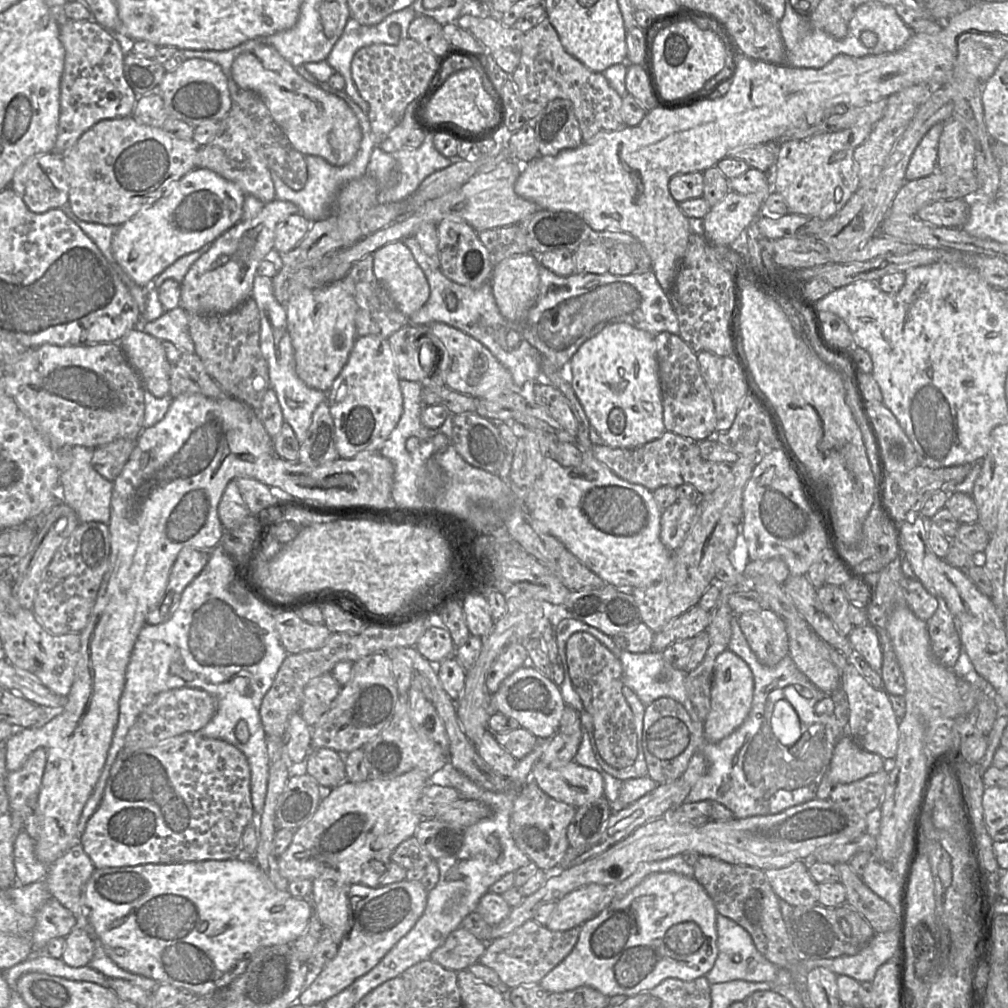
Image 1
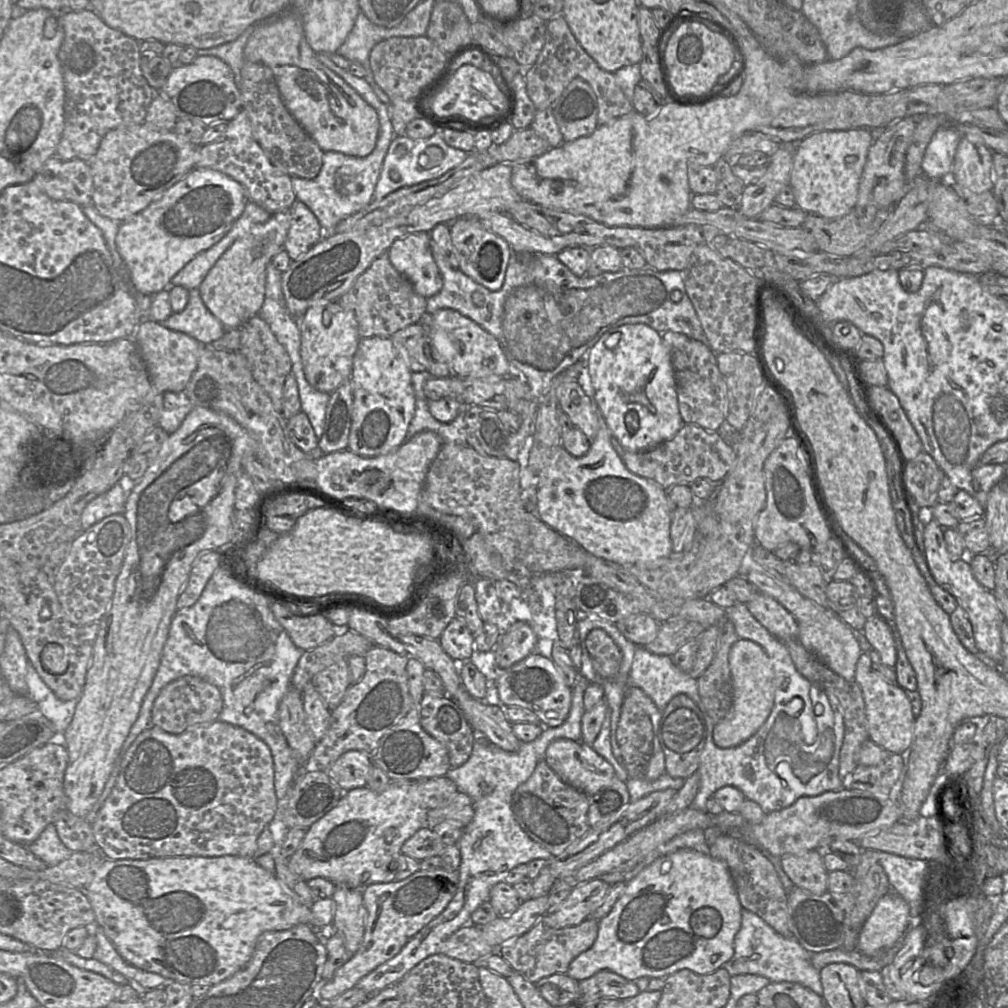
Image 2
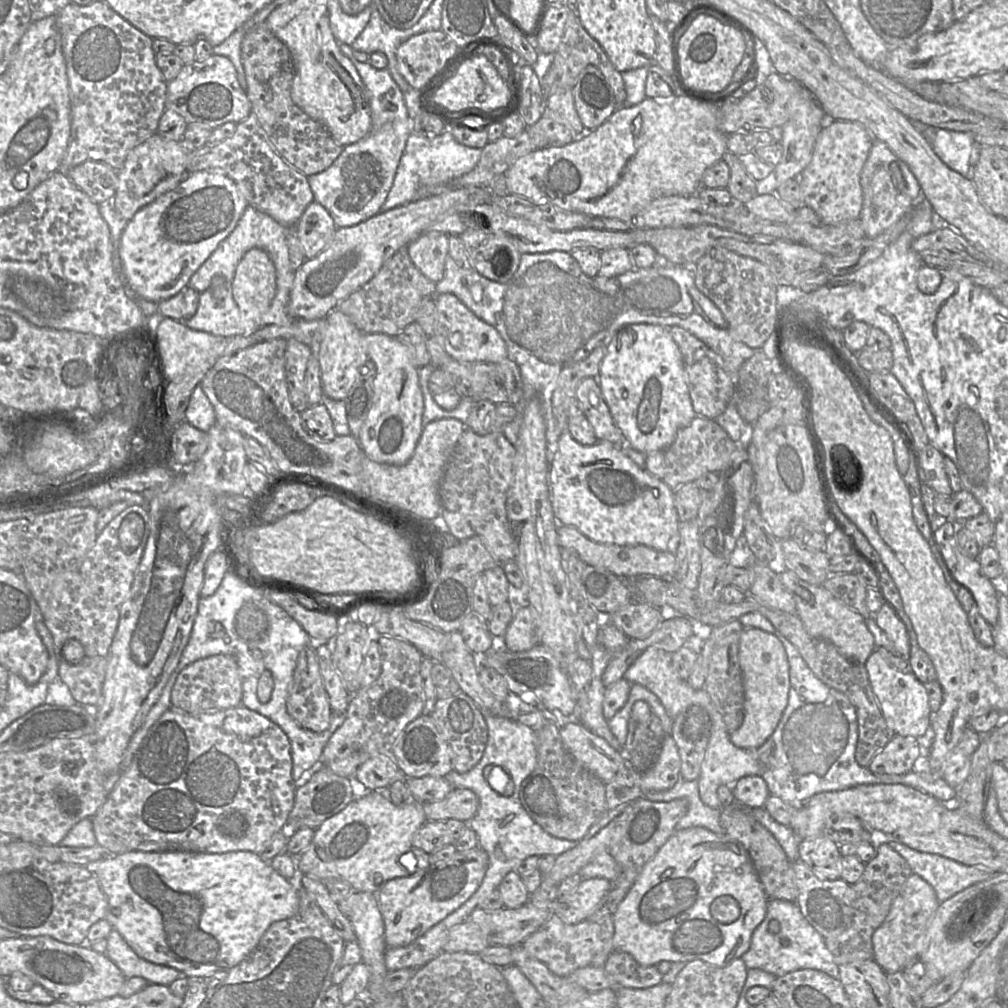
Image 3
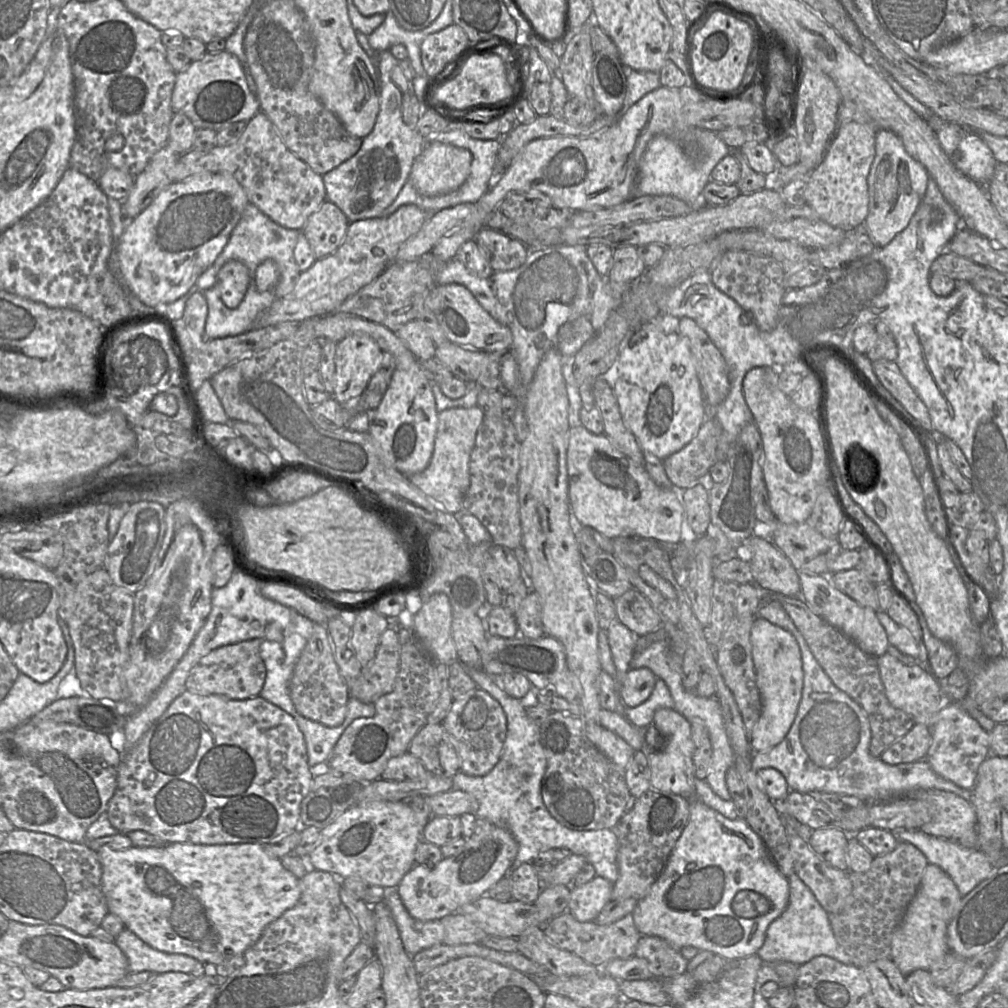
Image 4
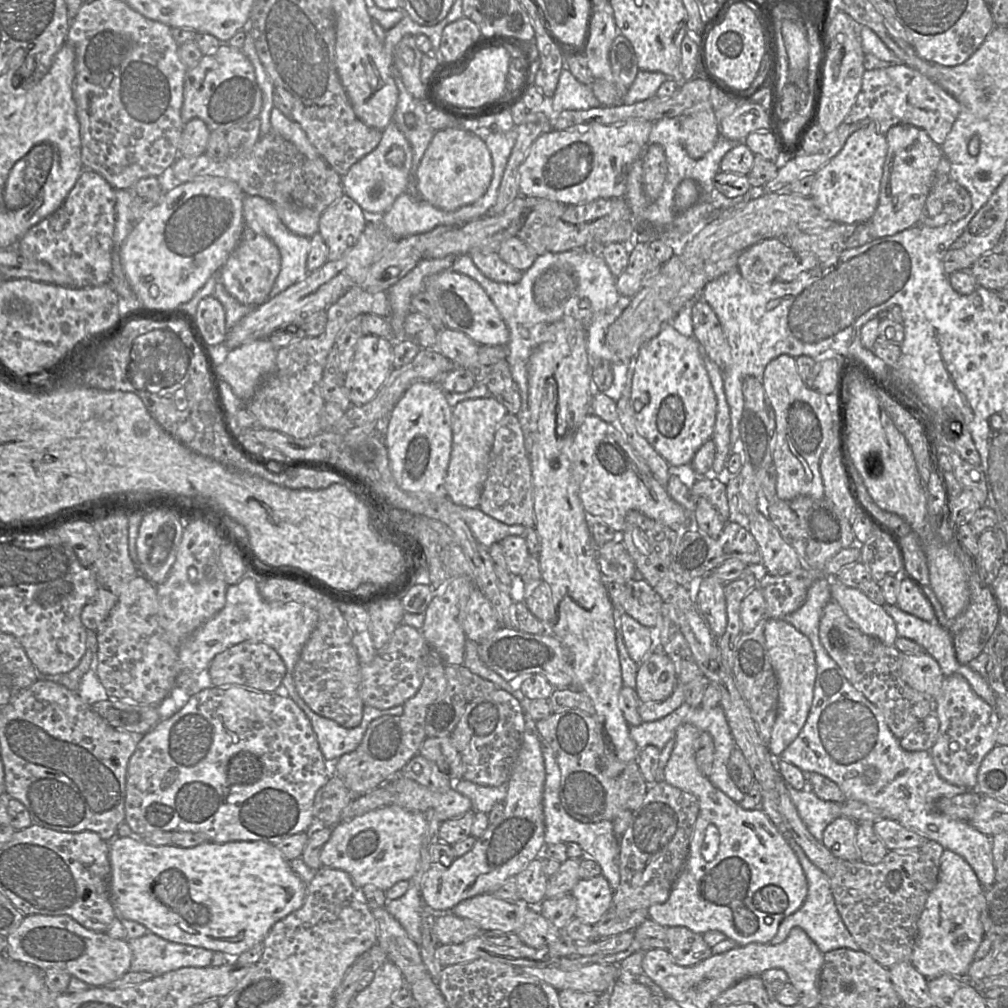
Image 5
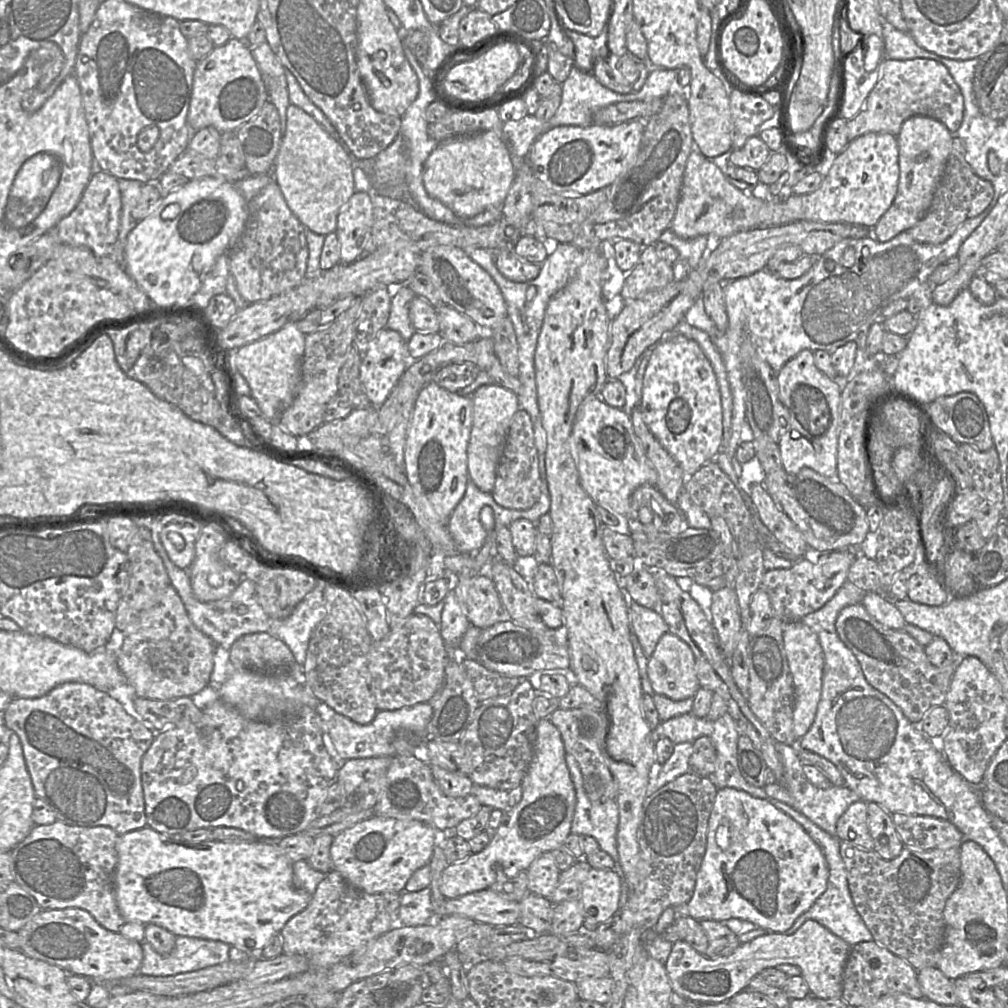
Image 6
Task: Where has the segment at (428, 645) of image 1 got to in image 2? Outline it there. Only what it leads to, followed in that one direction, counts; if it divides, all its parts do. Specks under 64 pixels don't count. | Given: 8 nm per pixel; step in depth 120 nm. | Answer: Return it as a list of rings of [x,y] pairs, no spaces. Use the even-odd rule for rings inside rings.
[[[455,617],[438,639],[443,650],[456,662],[470,660],[475,638],[462,618]]]

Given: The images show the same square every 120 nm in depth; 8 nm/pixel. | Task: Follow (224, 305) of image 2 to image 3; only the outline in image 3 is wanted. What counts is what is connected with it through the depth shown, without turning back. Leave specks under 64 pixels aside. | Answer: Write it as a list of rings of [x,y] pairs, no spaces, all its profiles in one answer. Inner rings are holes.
[[[260,248],[247,251],[237,265],[231,282],[231,295],[242,312],[265,314],[276,290],[276,270],[267,252]]]

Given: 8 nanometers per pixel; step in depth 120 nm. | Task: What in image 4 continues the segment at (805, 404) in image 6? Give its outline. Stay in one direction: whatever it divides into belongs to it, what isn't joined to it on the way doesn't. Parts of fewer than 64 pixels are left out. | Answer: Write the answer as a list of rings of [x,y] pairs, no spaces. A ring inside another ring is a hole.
[[[773,366],[754,367],[743,380],[745,402],[757,425],[763,443],[763,479],[766,484],[769,504],[777,521],[788,524],[802,523],[812,514],[816,499],[823,487],[828,486],[828,471],[825,431],[820,419],[820,410],[811,413],[799,408],[778,386],[780,370]]]

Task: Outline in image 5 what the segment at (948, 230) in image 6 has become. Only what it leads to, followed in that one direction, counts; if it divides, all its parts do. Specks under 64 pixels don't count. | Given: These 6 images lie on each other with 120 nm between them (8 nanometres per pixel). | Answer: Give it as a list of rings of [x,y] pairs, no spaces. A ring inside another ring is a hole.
[[[943,157],[927,197],[921,225],[937,228],[966,217],[972,208],[969,192],[950,176],[949,161]]]

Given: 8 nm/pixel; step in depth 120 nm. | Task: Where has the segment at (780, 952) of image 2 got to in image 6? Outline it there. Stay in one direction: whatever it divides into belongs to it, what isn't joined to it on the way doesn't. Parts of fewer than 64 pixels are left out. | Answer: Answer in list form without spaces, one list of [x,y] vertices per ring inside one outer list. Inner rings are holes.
[[[768,784],[765,787],[765,791],[771,798],[779,801],[775,802],[776,807],[794,818],[820,846],[829,867],[829,878],[825,892],[815,901],[809,910],[796,919],[794,924],[785,933],[790,935],[794,933],[800,926],[802,926],[807,920],[814,920],[827,928],[836,936],[843,939],[850,946],[855,946],[859,943],[873,940],[871,932],[856,910],[849,890],[847,872],[840,854],[841,841],[836,836],[832,836],[829,833],[823,831],[807,817],[805,817],[792,803],[792,798],[787,794],[787,792],[778,785]]]

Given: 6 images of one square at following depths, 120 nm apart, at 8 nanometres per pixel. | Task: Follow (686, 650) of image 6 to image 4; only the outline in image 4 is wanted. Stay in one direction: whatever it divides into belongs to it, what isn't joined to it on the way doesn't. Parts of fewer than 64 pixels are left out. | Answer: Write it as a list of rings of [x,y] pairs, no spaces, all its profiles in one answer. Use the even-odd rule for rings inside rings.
[[[649,668],[629,670],[620,682],[620,695],[627,708],[645,702],[652,694],[658,678]]]

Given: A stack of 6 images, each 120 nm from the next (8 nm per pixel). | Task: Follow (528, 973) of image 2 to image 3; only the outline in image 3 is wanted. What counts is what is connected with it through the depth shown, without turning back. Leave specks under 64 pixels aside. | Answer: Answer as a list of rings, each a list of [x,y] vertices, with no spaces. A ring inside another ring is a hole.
[[[553,913],[540,928],[521,943],[521,946],[530,956],[544,963],[552,973],[567,977],[578,969],[590,966],[596,954],[612,953],[613,936],[612,917],[597,923],[585,920],[578,924],[566,924]]]

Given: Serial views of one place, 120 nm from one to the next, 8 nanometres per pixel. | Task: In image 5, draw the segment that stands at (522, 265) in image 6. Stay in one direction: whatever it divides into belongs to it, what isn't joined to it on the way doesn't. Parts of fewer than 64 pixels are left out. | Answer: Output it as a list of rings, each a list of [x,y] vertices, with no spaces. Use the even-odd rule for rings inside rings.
[[[474,250],[469,255],[481,273],[493,281],[515,284],[523,276],[524,271],[505,263],[496,252]]]

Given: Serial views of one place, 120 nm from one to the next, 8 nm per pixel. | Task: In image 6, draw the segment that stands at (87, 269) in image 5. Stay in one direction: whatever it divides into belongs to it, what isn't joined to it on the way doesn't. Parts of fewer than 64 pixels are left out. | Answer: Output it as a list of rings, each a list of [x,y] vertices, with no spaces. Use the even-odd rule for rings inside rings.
[[[95,170],[75,209],[53,228],[62,244],[87,247],[96,256],[110,256],[117,241],[121,216],[119,180],[113,175]]]

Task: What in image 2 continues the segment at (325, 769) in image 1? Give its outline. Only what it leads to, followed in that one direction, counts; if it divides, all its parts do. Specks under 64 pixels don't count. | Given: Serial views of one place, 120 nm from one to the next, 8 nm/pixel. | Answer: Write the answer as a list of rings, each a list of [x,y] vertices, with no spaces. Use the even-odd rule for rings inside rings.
[[[352,750],[342,754],[325,772],[346,792],[365,787],[371,767],[368,753]]]

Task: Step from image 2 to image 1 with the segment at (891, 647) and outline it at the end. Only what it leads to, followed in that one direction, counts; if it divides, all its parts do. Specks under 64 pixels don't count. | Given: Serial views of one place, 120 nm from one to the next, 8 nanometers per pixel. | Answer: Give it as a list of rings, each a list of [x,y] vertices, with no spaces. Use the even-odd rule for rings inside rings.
[[[868,621],[856,626],[847,636],[854,651],[875,671],[882,666],[882,649],[877,629]]]

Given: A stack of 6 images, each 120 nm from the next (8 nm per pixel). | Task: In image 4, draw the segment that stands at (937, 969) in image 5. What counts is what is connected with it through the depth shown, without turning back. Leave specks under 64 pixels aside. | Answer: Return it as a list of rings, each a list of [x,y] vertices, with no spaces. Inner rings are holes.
[[[937,865],[926,867],[920,886],[892,936],[890,959],[903,975],[907,976],[915,970],[929,971],[950,952],[948,925],[961,898],[955,883],[945,871]]]

